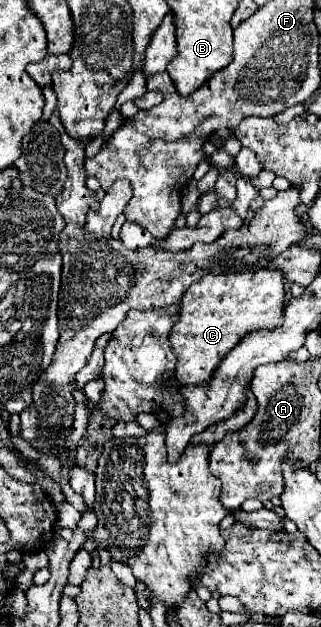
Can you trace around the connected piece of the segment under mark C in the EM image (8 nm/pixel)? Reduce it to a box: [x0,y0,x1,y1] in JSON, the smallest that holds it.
[170,269,286,385]

